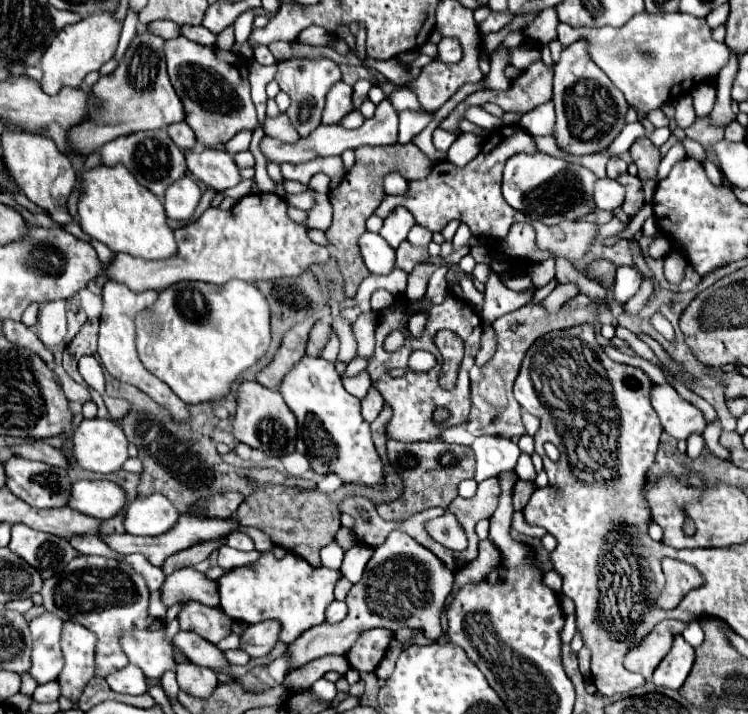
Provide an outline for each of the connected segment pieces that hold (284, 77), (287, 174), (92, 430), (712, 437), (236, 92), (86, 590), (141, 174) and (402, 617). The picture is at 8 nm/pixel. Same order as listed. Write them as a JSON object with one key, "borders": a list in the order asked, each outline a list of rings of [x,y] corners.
{"borders":[[[[327,57],[317,59],[289,59],[277,63],[277,75],[275,81],[279,83],[281,91],[285,91],[291,99],[291,107],[287,109],[287,115],[293,123],[293,127],[299,131],[301,137],[307,137],[311,131],[315,131],[321,125],[321,115],[325,107],[325,97],[329,89],[341,81],[341,69],[337,63],[333,63]]],[[[281,165],[283,171],[283,179],[293,179],[299,183],[309,183],[309,179],[319,173],[321,167],[305,167],[305,165]]],[[[83,419],[75,429],[73,437],[73,457],[75,461],[95,473],[119,471],[123,461],[127,461],[127,437],[123,429],[111,419]]],[[[717,418],[711,425],[708,425],[703,433],[705,445],[707,449],[715,456],[722,460],[729,460],[730,453],[728,449],[719,444],[719,437],[721,435],[722,426],[720,420]]],[[[185,37],[165,41],[165,61],[171,85],[187,107],[185,123],[193,129],[201,147],[219,147],[239,131],[255,131],[259,127],[255,105],[249,93],[249,61],[245,61],[253,57],[253,50],[245,42],[235,43],[232,51],[234,53],[201,47]]],[[[77,555],[59,575],[45,579],[41,587],[43,607],[63,621],[77,621],[97,635],[95,675],[107,677],[117,671],[117,665],[127,665],[127,655],[119,647],[117,631],[121,627],[147,629],[155,623],[149,613],[149,587],[145,579],[127,563],[101,555]]],[[[153,129],[153,131],[137,131],[125,137],[117,137],[101,147],[101,159],[105,165],[117,165],[123,163],[133,177],[147,187],[151,193],[157,197],[163,197],[163,191],[175,181],[181,179],[187,171],[185,165],[185,155],[175,147],[171,137],[167,135],[165,129]]],[[[393,531],[387,537],[387,541],[373,551],[373,557],[369,559],[361,581],[351,587],[345,599],[349,605],[347,617],[335,625],[323,623],[319,627],[313,627],[287,647],[285,655],[289,657],[289,671],[303,667],[317,657],[333,653],[345,655],[351,649],[351,643],[355,643],[355,639],[363,631],[375,627],[385,627],[391,631],[403,627],[421,629],[427,639],[437,641],[443,635],[439,613],[445,605],[451,587],[453,587],[453,573],[447,571],[447,567],[443,567],[439,557],[435,557],[423,545],[415,543],[415,539],[411,539],[409,535]]]]}

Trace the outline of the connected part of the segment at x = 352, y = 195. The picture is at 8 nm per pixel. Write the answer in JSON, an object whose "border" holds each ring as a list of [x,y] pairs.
{"border":[[[413,143],[407,145],[383,145],[383,147],[359,147],[355,149],[355,165],[351,171],[345,175],[339,187],[329,191],[329,201],[335,209],[333,215],[333,225],[325,231],[329,245],[335,249],[335,259],[339,265],[339,271],[343,275],[343,287],[345,287],[345,297],[355,297],[359,283],[369,275],[361,253],[359,253],[359,235],[365,233],[365,221],[375,213],[375,209],[381,203],[381,197],[385,193],[379,193],[379,183],[385,177],[385,157],[425,157],[421,149]]]}

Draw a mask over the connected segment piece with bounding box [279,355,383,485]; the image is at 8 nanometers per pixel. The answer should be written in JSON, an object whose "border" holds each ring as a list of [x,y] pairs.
{"border":[[[305,355],[285,375],[279,391],[297,417],[297,451],[307,455],[313,471],[337,473],[343,483],[377,485],[383,481],[383,463],[375,451],[369,423],[361,417],[361,401],[345,391],[331,361]]]}

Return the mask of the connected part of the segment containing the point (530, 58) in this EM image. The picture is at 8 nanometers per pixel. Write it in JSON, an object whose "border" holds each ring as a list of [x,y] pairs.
{"border":[[[521,43],[509,49],[509,65],[515,65],[521,71],[539,59],[541,59],[541,49],[533,49],[531,43]]]}

